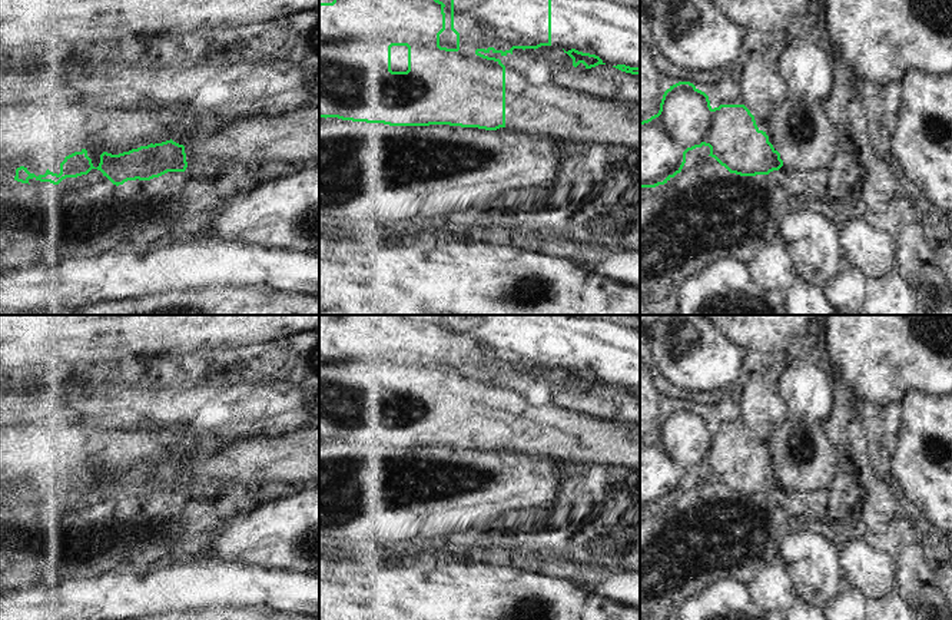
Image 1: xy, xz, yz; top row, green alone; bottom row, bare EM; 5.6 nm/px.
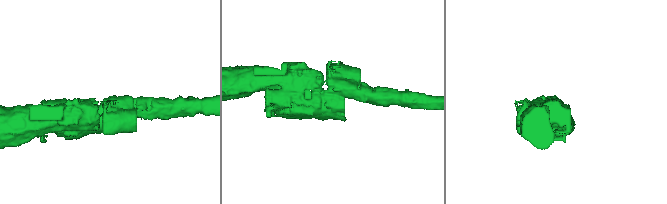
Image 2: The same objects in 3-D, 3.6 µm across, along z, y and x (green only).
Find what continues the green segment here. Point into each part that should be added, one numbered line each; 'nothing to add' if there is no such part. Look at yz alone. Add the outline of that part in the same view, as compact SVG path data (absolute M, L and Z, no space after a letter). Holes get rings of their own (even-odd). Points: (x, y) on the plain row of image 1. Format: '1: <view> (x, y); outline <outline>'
nothing to add

